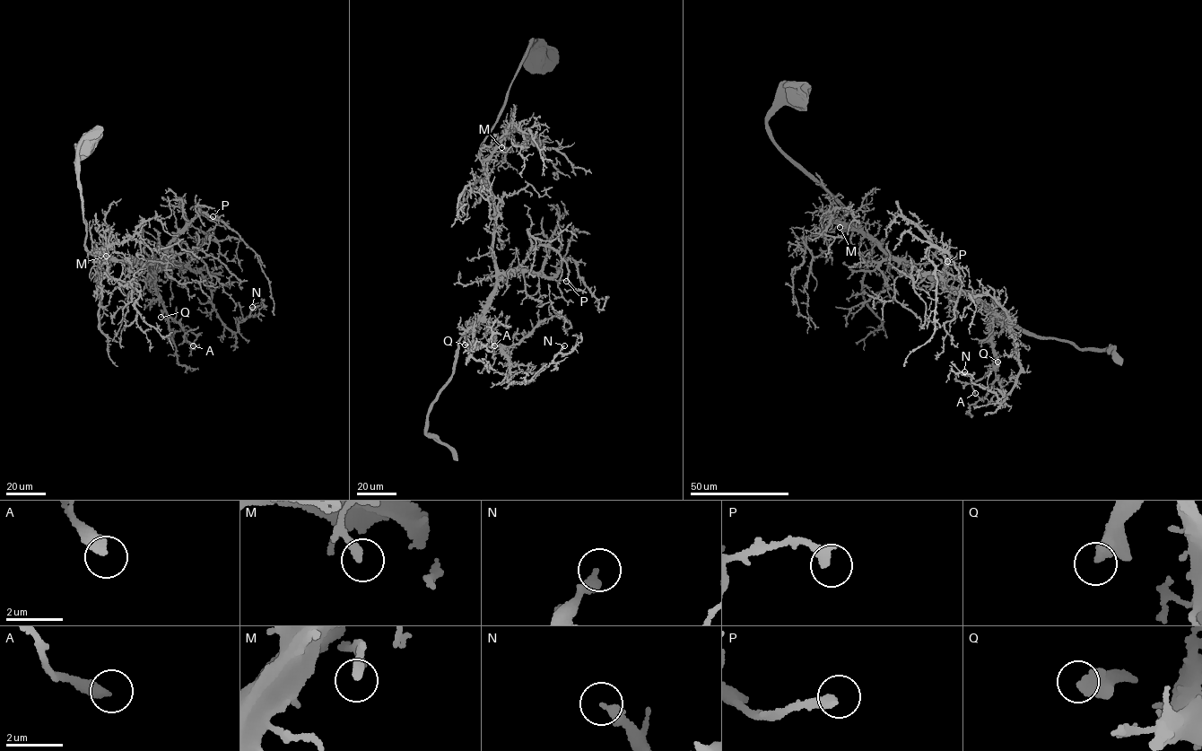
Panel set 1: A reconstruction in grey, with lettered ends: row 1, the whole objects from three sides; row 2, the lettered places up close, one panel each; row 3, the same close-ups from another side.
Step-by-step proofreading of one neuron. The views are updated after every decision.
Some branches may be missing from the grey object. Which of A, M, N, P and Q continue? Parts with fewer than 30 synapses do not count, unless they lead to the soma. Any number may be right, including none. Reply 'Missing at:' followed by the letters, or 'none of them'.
Missing at: none of them

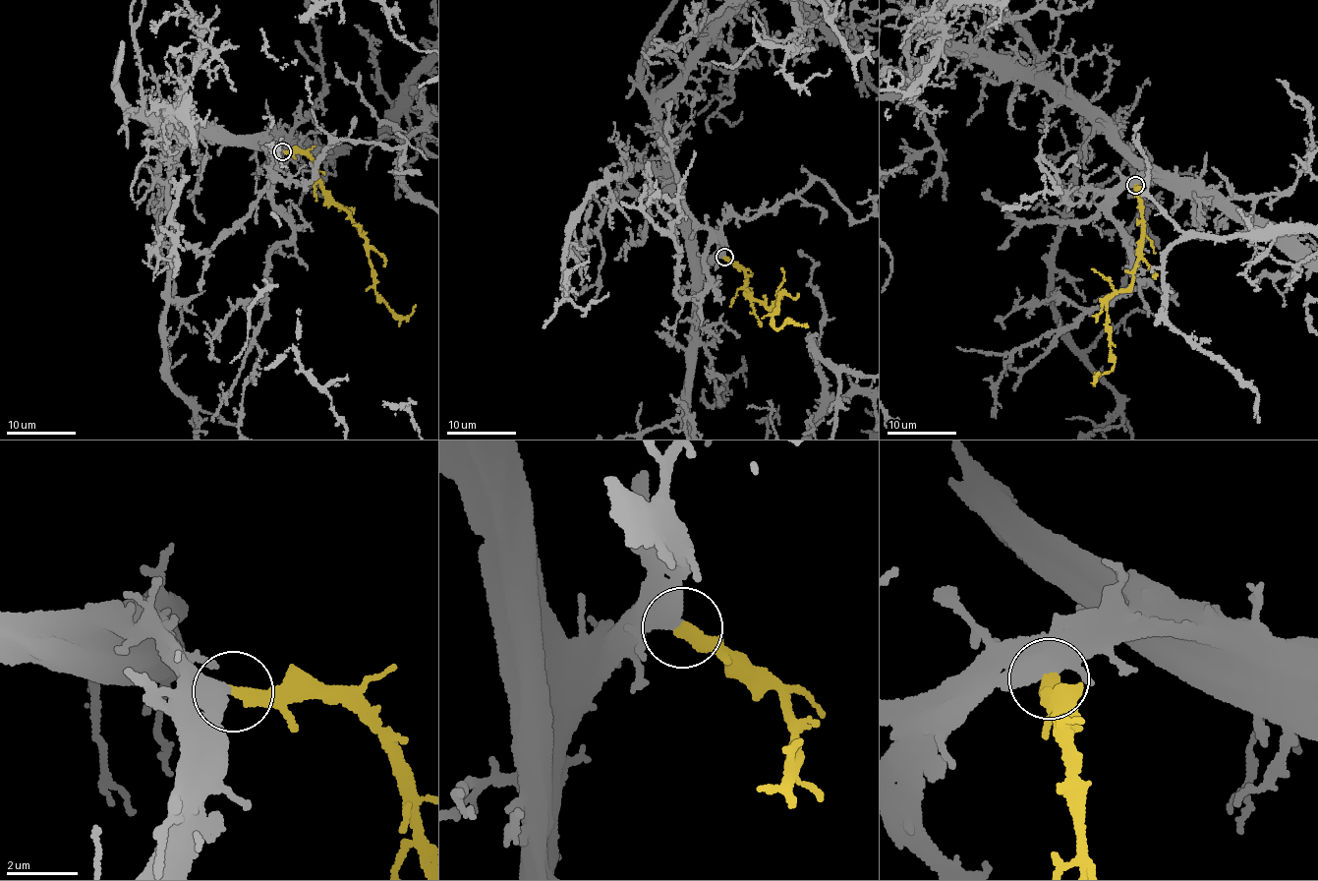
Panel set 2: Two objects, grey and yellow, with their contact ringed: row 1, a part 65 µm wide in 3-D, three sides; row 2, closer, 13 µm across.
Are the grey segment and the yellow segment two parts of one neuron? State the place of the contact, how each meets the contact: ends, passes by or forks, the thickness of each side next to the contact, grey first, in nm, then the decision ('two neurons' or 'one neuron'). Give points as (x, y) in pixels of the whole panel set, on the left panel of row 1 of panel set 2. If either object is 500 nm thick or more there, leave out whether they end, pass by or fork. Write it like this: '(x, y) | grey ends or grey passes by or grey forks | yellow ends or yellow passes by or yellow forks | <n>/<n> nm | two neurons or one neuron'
(282, 151) | 550/340 nm | one neuron

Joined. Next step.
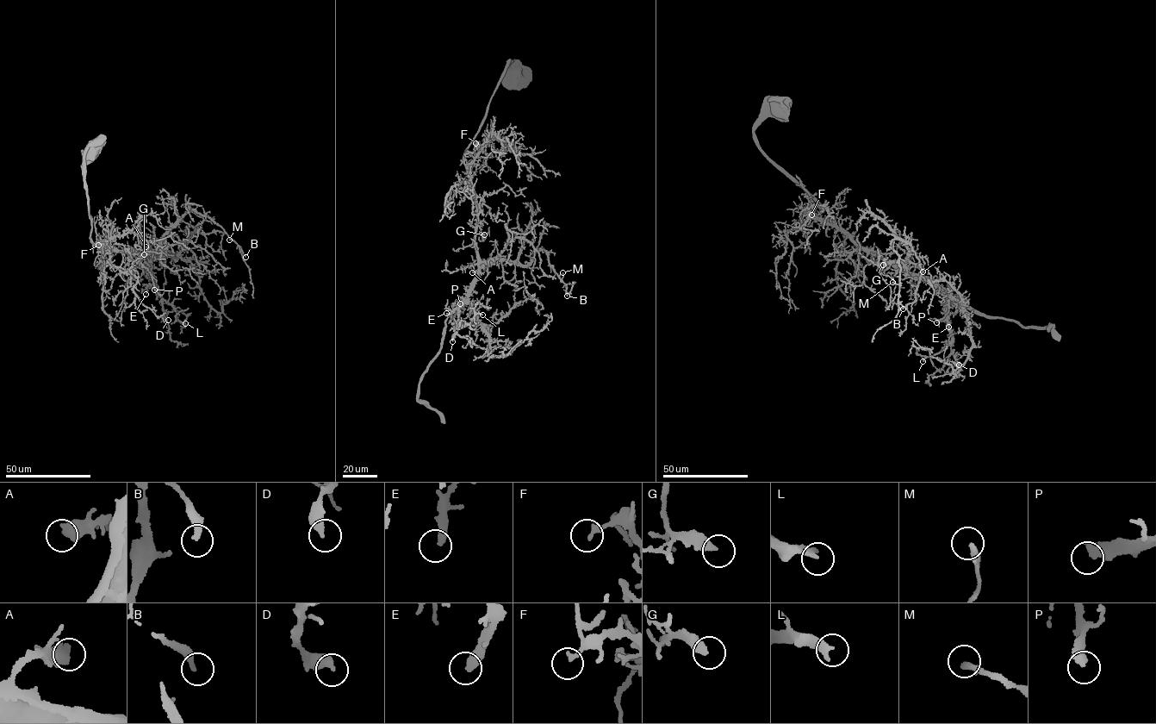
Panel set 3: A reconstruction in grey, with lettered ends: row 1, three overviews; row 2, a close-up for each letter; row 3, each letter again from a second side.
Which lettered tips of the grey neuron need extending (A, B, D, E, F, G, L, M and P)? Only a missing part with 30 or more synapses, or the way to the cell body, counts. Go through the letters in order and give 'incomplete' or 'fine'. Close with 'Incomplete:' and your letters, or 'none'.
A: fine
B: fine
D: fine
E: fine
F: fine
G: fine
L: fine
M: fine
P: incomplete
Incomplete: P

